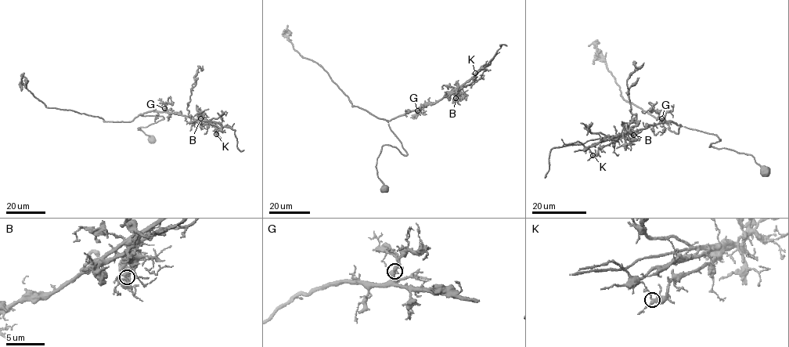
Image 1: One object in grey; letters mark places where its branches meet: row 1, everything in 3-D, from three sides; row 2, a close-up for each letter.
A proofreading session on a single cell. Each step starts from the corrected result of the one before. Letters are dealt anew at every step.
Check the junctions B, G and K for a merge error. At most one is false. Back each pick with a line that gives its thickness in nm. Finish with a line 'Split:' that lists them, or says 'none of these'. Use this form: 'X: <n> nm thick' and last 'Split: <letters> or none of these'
K: 340 nm thick
Split: K

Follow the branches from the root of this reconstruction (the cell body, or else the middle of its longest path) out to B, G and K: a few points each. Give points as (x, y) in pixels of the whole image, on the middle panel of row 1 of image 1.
B: (385, 188), (376, 167), (381, 146), (390, 145), (407, 153), (388, 121), (434, 104), (455, 89), (455, 98)
G: (385, 188), (376, 167), (381, 146), (390, 145), (407, 153), (387, 122), (417, 110)
K: (385, 188), (376, 167), (381, 146), (390, 145), (407, 153), (388, 121), (434, 104), (469, 84), (475, 73)

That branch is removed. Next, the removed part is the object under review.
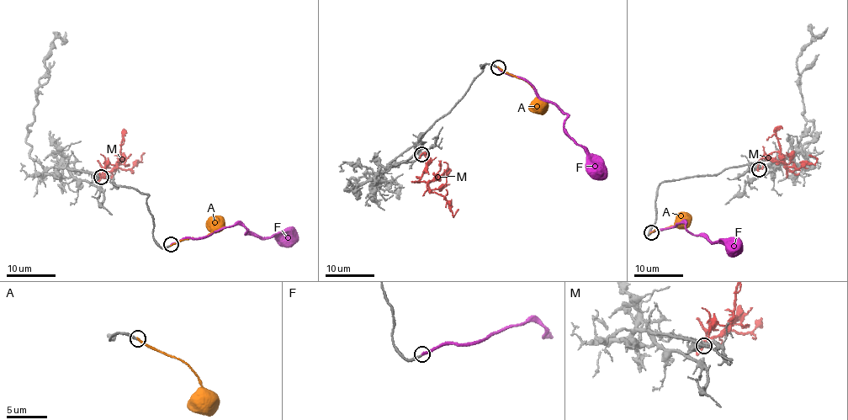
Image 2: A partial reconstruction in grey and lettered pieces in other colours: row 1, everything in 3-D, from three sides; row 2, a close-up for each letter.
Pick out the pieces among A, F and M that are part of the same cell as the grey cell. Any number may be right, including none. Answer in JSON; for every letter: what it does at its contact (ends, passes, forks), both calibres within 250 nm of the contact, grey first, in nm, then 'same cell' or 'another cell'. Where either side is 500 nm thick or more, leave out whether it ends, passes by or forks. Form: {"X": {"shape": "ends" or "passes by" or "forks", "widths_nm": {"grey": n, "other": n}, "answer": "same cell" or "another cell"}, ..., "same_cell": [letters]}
{"A": {"shape": "ends", "widths_nm": {"grey": 240, "other": 200}, "answer": "same cell"}, "F": {"shape": "ends", "widths_nm": {"grey": 240, "other": 260}, "answer": "another cell"}, "M": {"shape": "passes by", "widths_nm": {"grey": 400, "other": 160}, "answer": "another cell"}, "same_cell": ["A"]}

